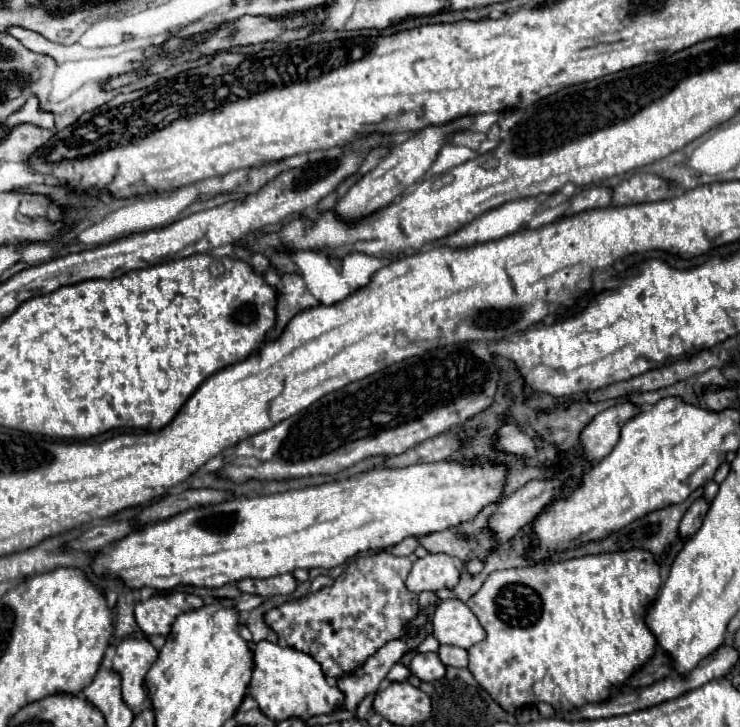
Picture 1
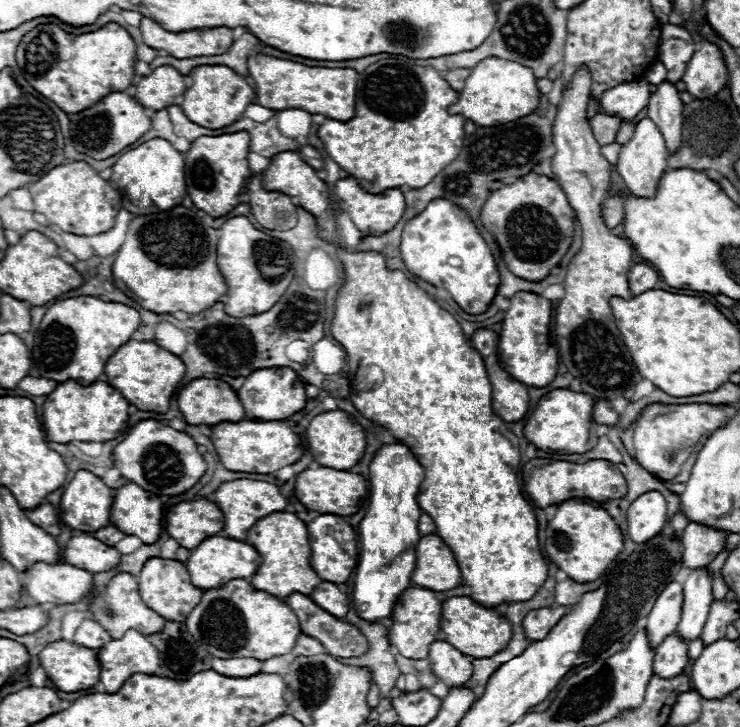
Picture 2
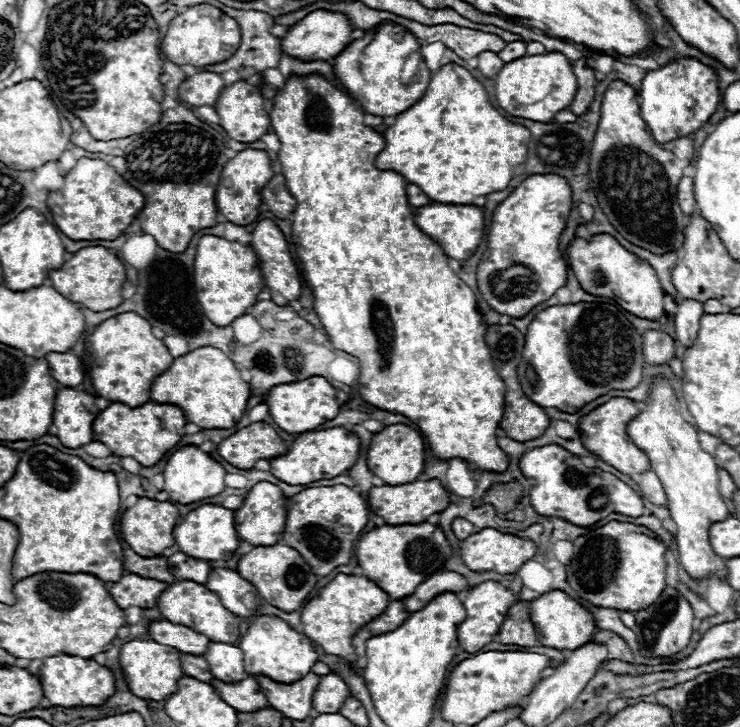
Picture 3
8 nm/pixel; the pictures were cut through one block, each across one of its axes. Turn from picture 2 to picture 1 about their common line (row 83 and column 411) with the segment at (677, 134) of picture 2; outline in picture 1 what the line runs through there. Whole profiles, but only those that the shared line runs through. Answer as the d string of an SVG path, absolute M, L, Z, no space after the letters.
M430 652L430 654L418 654L410 666L414 676L418 676L422 682L436 682L440 680L442 676L446 676L446 666L442 664L440 656L436 652Z

